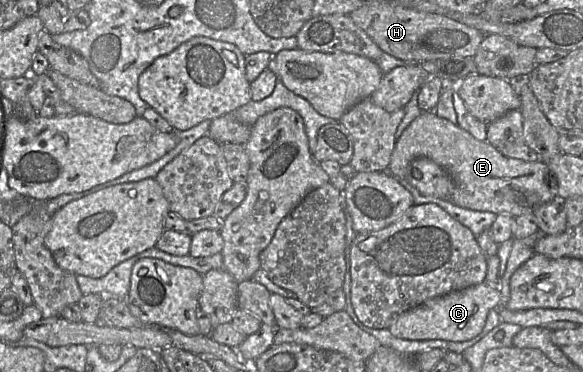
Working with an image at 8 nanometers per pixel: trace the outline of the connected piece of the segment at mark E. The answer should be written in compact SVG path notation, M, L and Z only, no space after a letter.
M433 111L421 112L402 132L395 143L389 171L397 179L407 181L409 165L420 157L429 158L448 174L454 184L452 199L448 202L462 208L517 217L534 213L540 205L556 198L555 177L545 162L507 157L486 140L475 139Z

